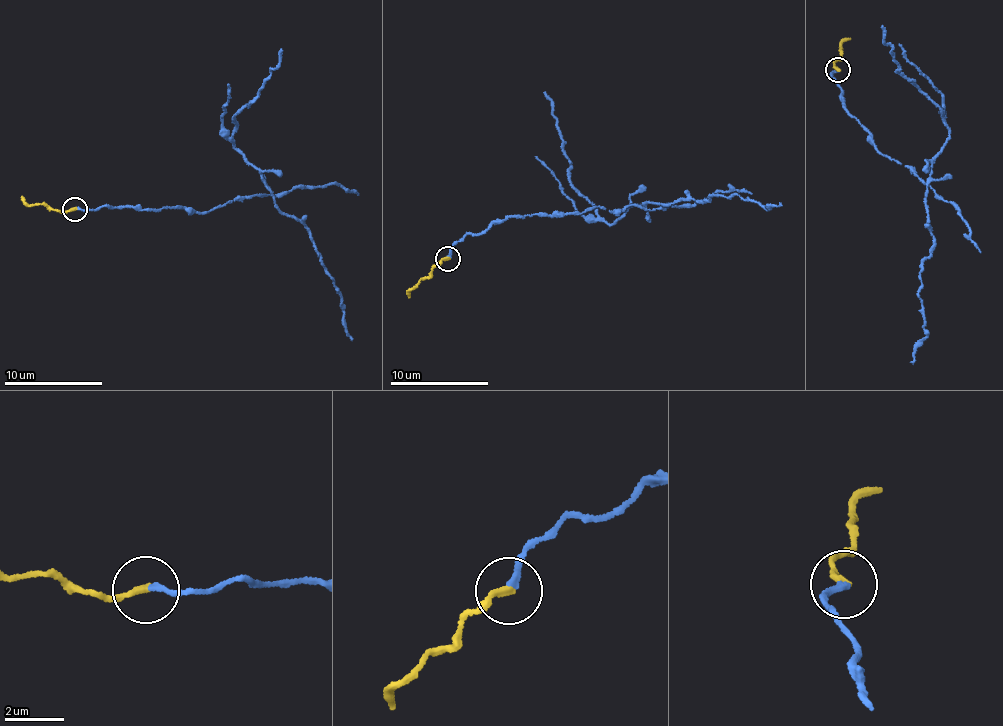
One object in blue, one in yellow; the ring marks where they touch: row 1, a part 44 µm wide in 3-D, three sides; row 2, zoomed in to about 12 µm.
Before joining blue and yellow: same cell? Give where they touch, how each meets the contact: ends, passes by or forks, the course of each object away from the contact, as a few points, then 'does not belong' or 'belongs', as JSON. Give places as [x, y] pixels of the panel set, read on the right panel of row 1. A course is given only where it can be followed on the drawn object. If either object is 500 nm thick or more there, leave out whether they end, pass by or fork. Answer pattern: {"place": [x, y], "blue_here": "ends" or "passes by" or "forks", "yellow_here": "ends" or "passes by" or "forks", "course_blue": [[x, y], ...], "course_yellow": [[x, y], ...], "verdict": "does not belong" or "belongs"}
{"place": [838, 70], "blue_here": "ends", "yellow_here": "ends", "course_blue": [[838, 69], [831, 73], [845, 109], [883, 155], [929, 187], [949, 131], [943, 110], [900, 73], [883, 25]], "course_yellow": [[838, 69], [832, 64], [842, 45], [851, 39]], "verdict": "belongs"}

